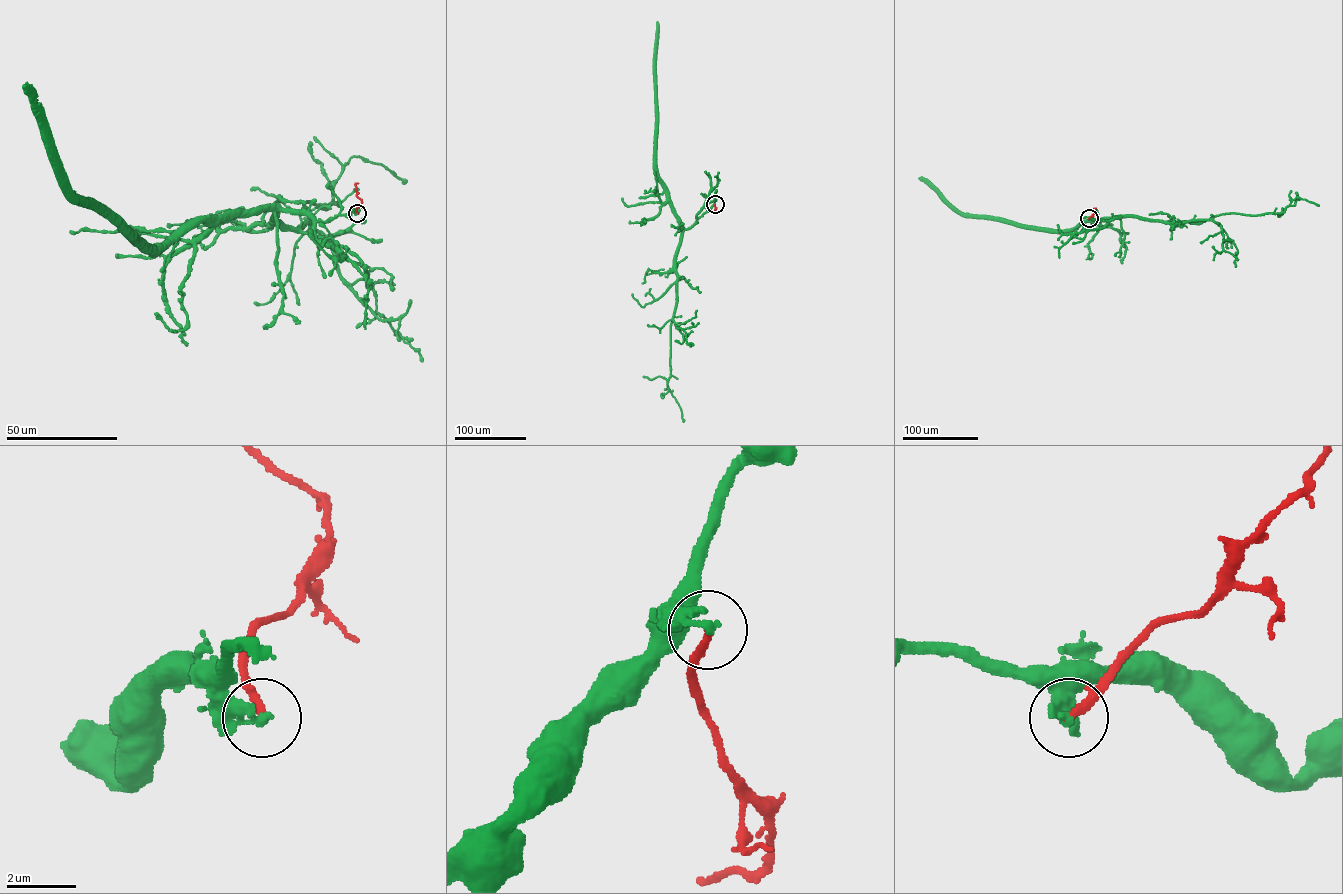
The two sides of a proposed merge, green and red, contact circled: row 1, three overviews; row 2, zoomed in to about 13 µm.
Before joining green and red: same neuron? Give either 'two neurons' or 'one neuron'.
two neurons

